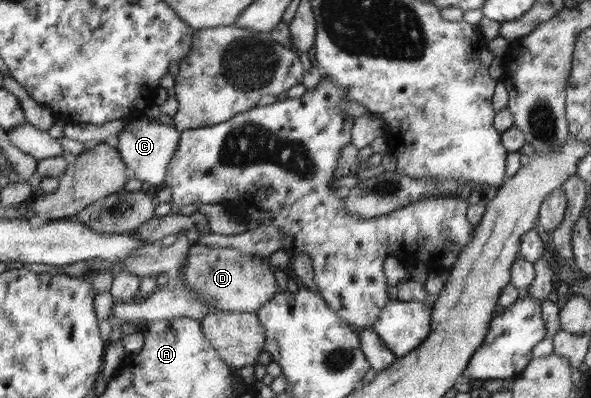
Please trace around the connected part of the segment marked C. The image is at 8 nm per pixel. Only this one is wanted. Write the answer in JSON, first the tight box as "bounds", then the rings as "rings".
{"bounds":[117,115,181,190],"rings":[[[146,115],[129,120],[129,126],[119,134],[117,148],[129,169],[130,177],[143,181],[149,190],[162,186],[166,181],[170,163],[178,151],[181,135],[175,127],[151,120]]]}

